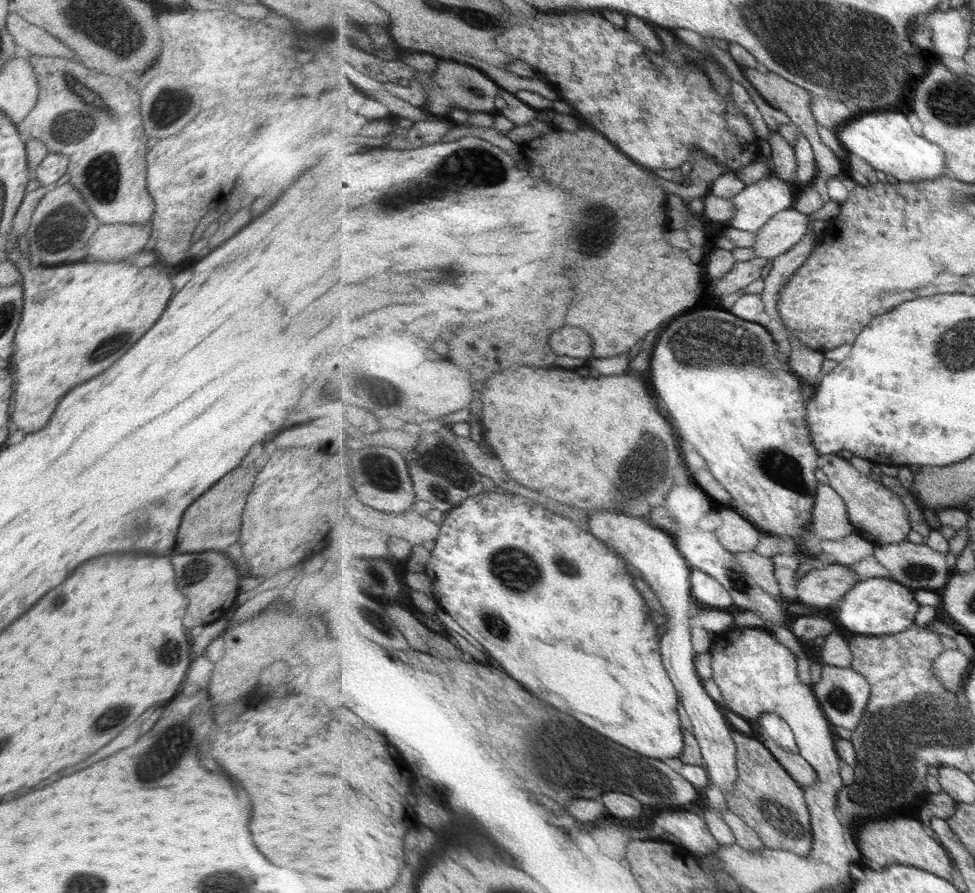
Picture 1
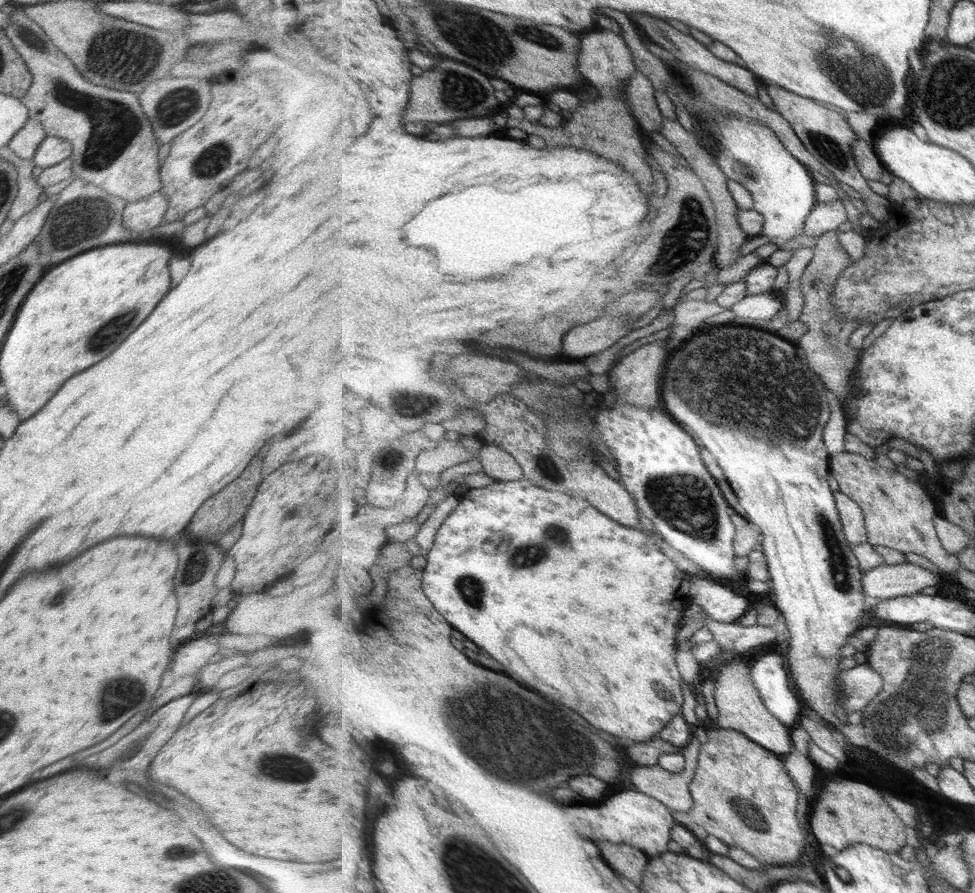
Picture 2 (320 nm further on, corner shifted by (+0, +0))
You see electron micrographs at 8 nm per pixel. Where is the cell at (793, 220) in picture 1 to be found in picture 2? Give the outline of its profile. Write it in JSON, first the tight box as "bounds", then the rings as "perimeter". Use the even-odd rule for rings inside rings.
{"bounds":[805,200,849,237],"perimeter":[[[840,200],[829,204],[818,204],[805,223],[805,236],[823,237],[826,233],[837,231],[849,220],[847,208]]]}

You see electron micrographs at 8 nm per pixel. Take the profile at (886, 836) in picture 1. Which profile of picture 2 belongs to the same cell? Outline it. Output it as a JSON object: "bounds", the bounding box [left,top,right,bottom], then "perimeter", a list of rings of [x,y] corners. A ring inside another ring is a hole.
{"bounds":[810,778,909,857],"perimeter":[[[833,778],[820,785],[819,794],[811,803],[813,812],[810,815],[810,830],[822,852],[822,857],[832,857],[848,848],[849,845],[863,843],[881,850],[897,853],[909,841],[909,828],[903,820],[889,808],[889,804],[877,793],[875,787],[858,780]]]}

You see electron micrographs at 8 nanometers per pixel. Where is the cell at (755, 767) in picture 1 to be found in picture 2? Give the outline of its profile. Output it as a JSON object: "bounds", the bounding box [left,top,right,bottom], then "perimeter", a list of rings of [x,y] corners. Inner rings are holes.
{"bounds":[670,729,807,865],"perimeter":[[[713,729],[708,731],[708,741],[700,748],[698,765],[693,782],[690,784],[694,802],[690,811],[670,810],[676,824],[688,830],[697,825],[709,835],[725,841],[730,847],[738,846],[746,850],[757,860],[771,865],[785,865],[798,860],[807,851],[805,831],[801,830],[797,808],[799,808],[800,790],[788,773],[784,759],[773,751],[759,746],[742,732],[731,729]]]}

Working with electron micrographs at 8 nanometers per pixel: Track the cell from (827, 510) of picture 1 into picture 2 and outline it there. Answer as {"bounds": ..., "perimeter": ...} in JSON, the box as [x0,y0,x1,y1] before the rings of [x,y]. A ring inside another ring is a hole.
{"bounds":[834,490,868,545],"perimeter":[[[841,490],[834,492],[838,509],[844,524],[846,538],[853,545],[868,542],[868,530],[864,510],[849,495]]]}

